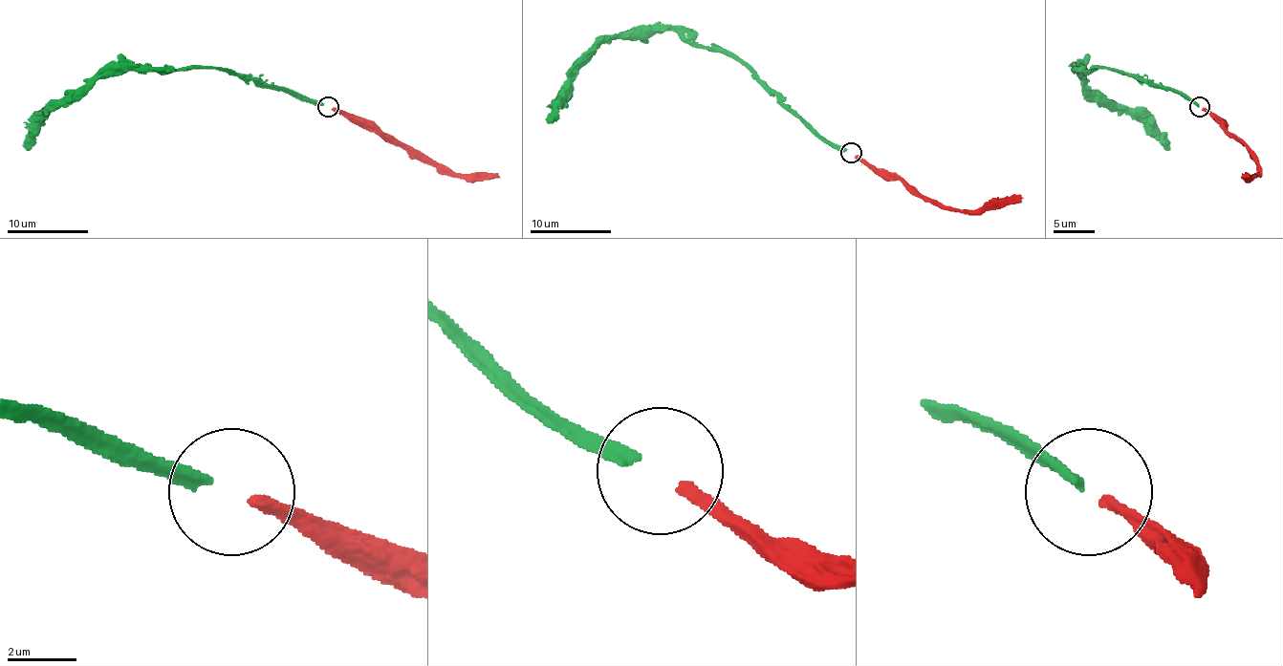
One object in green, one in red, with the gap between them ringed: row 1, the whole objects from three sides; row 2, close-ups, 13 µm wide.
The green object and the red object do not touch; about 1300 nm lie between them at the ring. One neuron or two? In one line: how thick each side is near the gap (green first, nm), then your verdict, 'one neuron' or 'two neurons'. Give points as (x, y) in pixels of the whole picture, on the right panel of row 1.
340 nm thick on the green side, 360 nm on the other; one neuron

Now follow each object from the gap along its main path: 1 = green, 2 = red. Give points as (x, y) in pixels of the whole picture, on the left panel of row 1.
1: (324, 104), (295, 98), (216, 68), (101, 70), (49, 113), (26, 149)
2: (332, 108), (342, 111), (355, 120), (379, 127), (400, 143), (452, 174), (499, 178)

